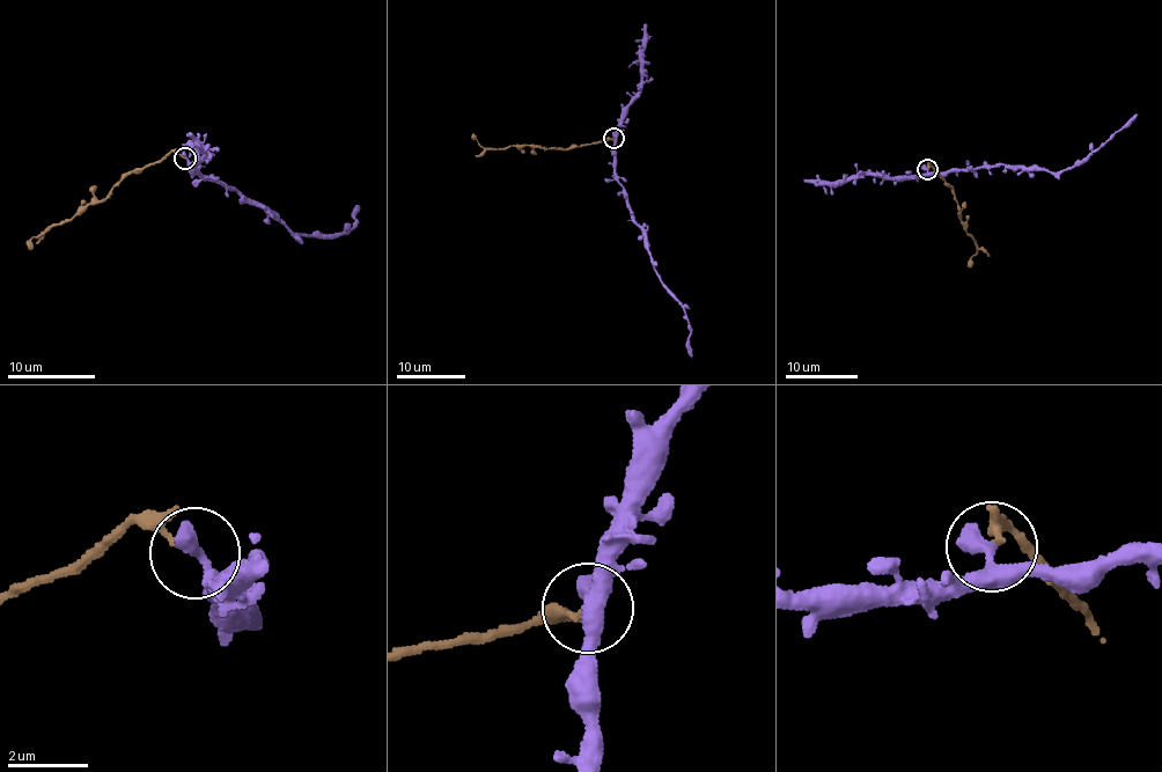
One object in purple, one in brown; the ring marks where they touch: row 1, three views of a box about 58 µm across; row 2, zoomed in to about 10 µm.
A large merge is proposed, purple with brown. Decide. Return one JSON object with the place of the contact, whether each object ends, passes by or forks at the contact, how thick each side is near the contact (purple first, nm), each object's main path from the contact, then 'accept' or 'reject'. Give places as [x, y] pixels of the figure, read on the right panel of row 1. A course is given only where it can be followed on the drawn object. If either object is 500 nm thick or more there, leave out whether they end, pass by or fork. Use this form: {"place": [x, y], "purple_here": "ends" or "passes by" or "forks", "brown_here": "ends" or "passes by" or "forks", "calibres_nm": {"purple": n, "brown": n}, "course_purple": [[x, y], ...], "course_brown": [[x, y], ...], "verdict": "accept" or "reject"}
{"place": [927, 169], "purple_here": "ends", "brown_here": "ends", "calibres_nm": {"purple": 460, "brown": 120}, "course_purple": [[928, 168], [928, 173], [1005, 163], [1052, 173], [1069, 170], [1088, 160], [1093, 151], [1137, 115]], "course_brown": [[928, 168], [932, 167], [951, 186], [962, 223], [976, 242], [977, 249], [969, 267]], "verdict": "reject"}

